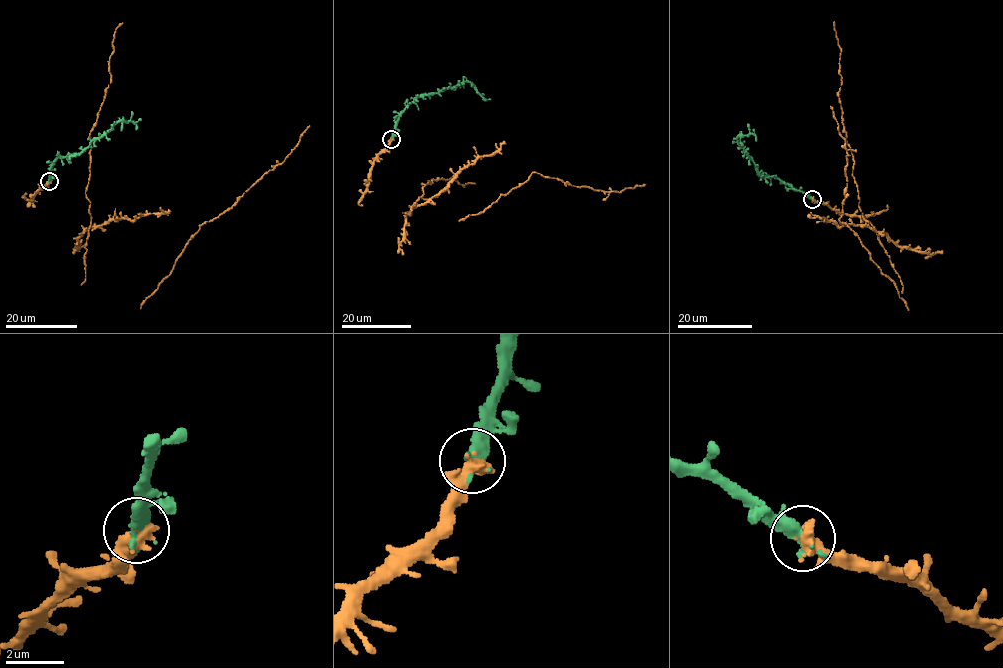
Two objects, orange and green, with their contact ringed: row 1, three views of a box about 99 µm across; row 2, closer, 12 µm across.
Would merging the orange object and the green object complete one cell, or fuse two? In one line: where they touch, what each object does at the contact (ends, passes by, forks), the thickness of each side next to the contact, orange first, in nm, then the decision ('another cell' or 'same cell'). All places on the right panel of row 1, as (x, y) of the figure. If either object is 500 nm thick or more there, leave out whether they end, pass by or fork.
(812, 199) | 550/320 nm | same cell

